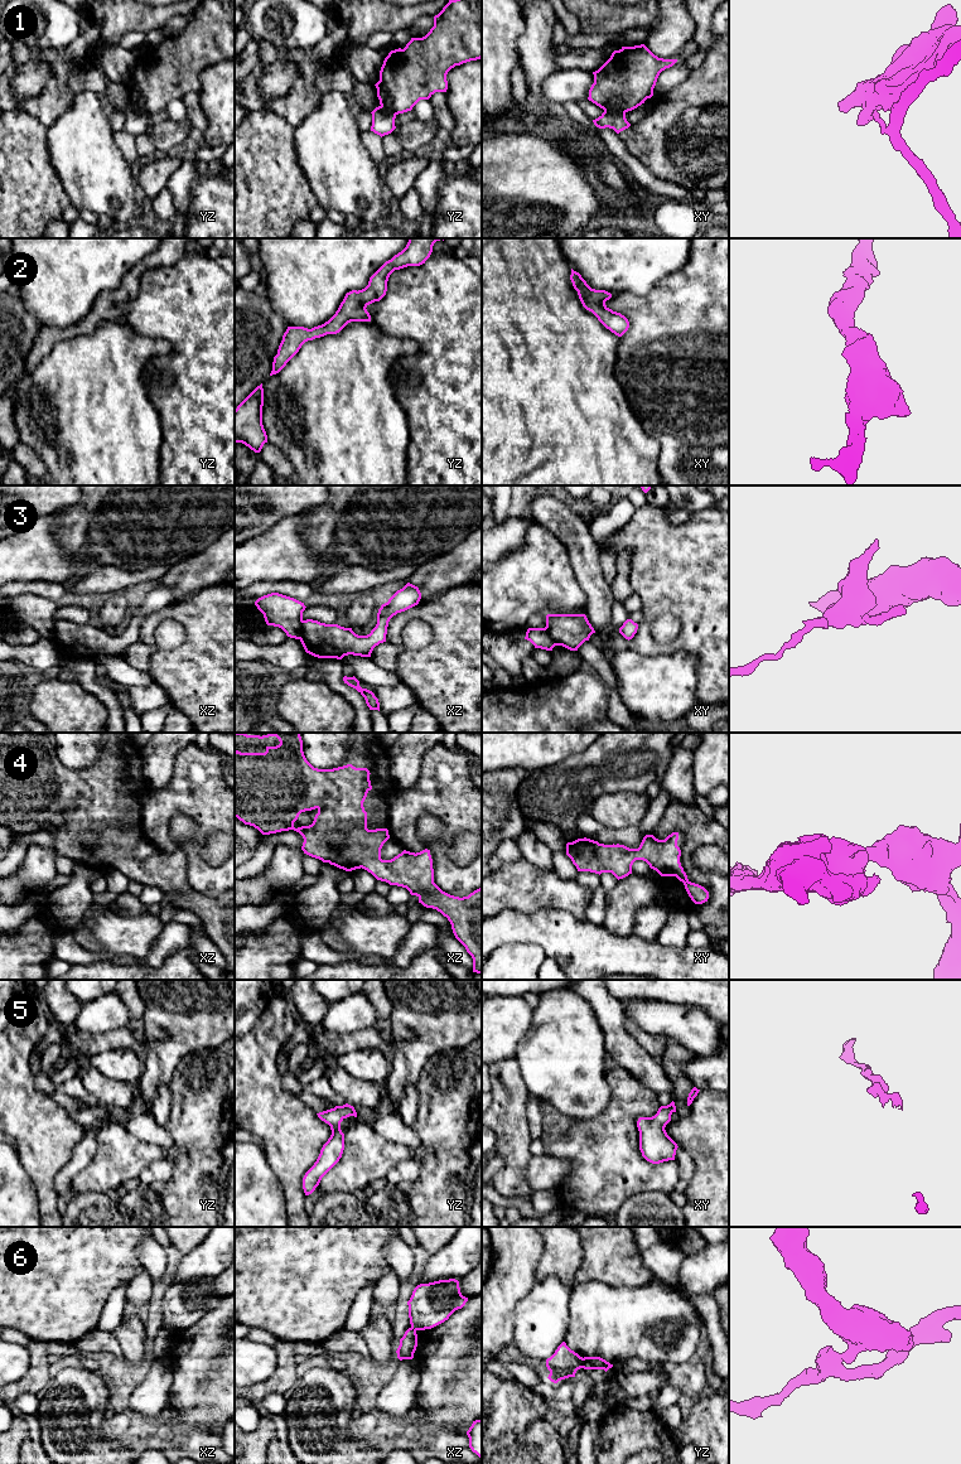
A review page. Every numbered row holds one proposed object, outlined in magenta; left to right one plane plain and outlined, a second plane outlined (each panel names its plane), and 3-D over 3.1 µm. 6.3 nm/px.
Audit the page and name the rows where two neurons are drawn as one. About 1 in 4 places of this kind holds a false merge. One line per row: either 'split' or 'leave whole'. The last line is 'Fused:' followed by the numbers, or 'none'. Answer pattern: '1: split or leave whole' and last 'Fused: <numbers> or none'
1: split
2: leave whole
3: split
4: leave whole
5: leave whole
6: split
Fused: 1, 3, 6

